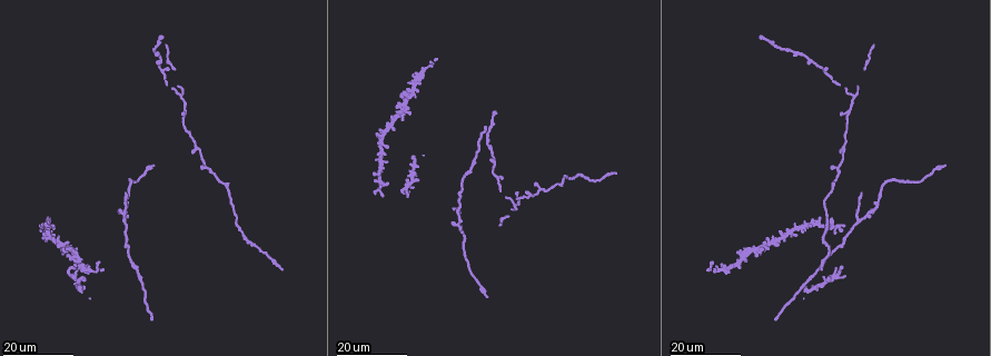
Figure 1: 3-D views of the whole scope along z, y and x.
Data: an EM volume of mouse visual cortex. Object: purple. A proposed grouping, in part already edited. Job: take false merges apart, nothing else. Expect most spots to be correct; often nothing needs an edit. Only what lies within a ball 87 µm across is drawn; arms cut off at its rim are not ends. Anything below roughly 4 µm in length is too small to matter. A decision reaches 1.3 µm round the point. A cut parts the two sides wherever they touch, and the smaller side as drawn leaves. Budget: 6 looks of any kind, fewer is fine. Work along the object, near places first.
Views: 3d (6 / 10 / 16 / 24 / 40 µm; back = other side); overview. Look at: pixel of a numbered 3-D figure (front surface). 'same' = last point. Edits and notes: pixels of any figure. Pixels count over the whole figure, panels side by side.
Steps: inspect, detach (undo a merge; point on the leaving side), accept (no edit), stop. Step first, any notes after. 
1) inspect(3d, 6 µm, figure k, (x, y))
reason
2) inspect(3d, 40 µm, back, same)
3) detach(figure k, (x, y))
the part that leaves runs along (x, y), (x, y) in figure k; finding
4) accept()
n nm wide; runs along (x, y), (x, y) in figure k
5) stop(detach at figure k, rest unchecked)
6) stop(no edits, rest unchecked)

inspect(3d, 16 µm, figure 1, (459, 213))
arms part here

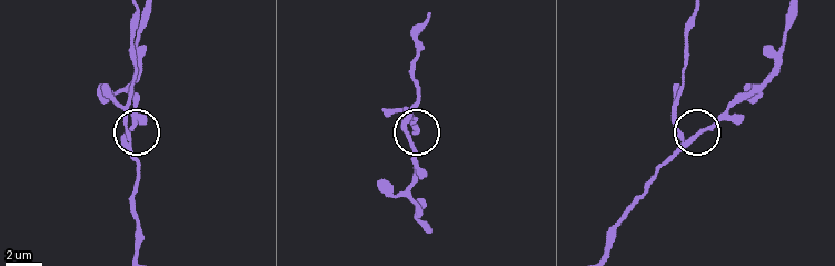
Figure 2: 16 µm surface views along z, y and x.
inspect(3d, 6 µm, figure 2, (402, 126))
closer look

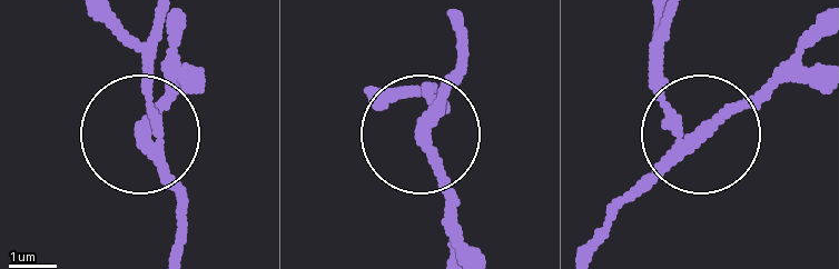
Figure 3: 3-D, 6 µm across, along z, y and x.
detach(figure 3, (142, 62))
220 nm wide; the part that leaves runs along (151, 121), (156, 18) in figure 3; two cells meet here

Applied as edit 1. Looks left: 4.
inspect(3d, 24 µm, figure 1, (460, 226))
three arms meet

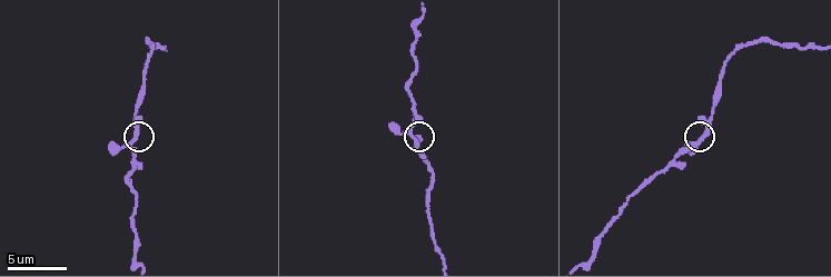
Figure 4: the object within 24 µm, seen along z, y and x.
inspect(3d, 10 µm, figure 4, (413, 136))
zoom in

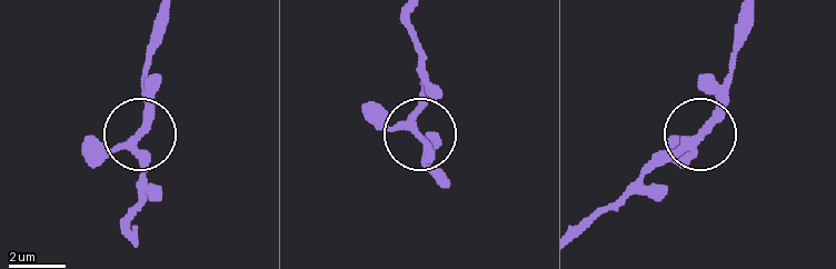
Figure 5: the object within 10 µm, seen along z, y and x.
accept()
3 arms; runs along (579, 235), (694, 141), (713, 112), (729, 58) in figure 5; all the same cell

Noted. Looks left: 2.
inspect(3d, 16 µm, figure 1, (495, 176))
side arm on a straight run

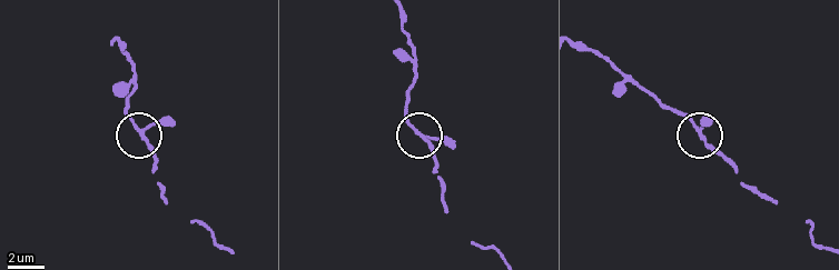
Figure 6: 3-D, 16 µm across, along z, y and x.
inspect(3d, 10 µm, figure 6, (136, 127))

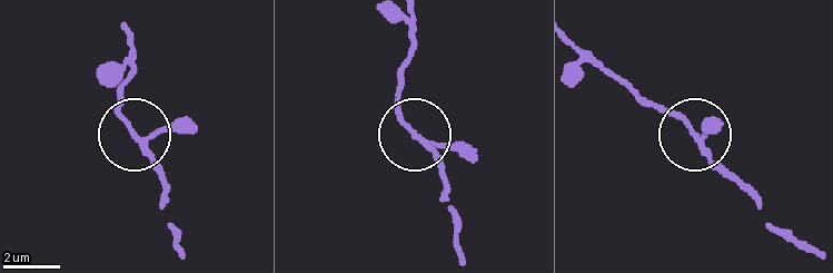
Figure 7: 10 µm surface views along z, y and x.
accept()
150 nm wide; all the same cell

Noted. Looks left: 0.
stop(detach at figure 3, rest unchecked)

